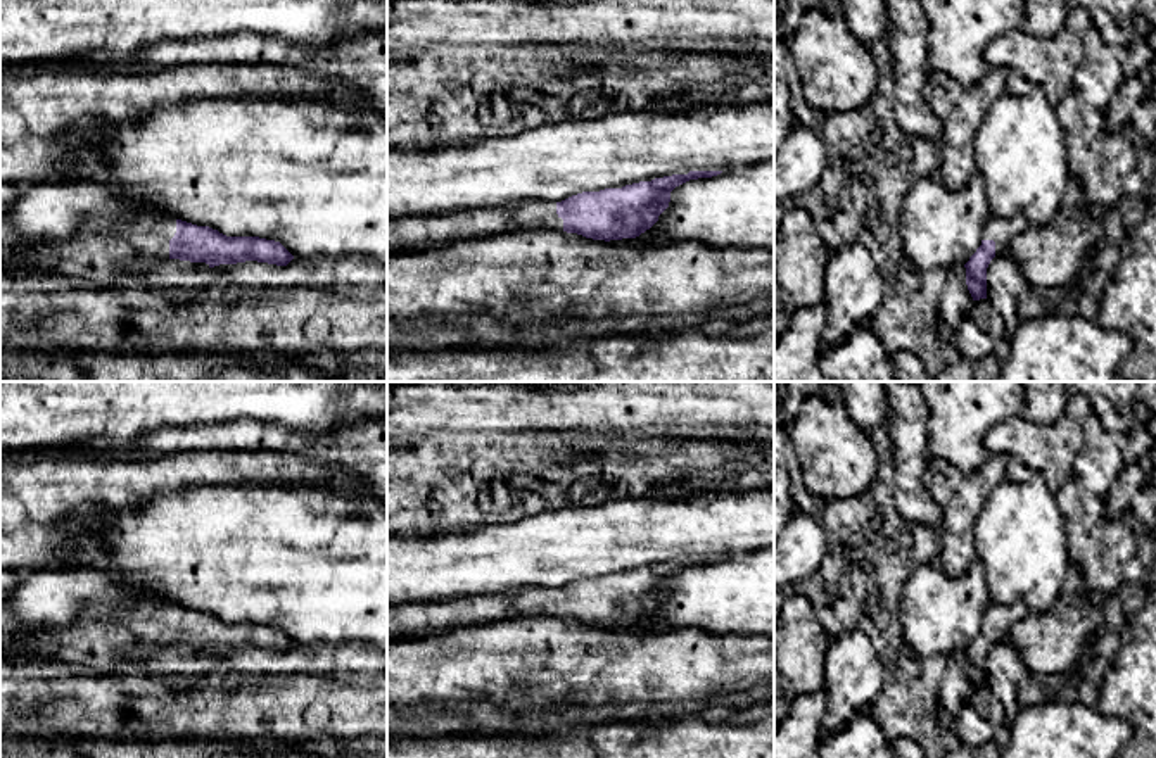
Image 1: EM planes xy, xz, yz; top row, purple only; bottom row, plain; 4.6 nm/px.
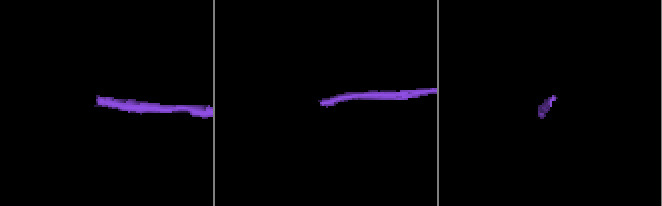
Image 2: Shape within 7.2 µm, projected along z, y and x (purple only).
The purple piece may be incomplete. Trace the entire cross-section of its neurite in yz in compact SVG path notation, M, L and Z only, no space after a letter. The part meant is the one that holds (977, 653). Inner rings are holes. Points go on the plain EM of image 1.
M1016 601L1009 606L992 603L981 623L981 632L964 651L966 672L973 687L987 685L987 654L995 642L1009 641L1011 627L1028 615L1025 601Z

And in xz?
M689 558L622 575L582 578L562 589L515 589L444 603L387 604L387 641L413 641L522 618L567 618L605 629L636 625L658 608L676 573L721 559Z

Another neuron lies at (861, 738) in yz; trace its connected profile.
M855 713L840 730L819 734L821 758L893 758L892 742L869 713Z

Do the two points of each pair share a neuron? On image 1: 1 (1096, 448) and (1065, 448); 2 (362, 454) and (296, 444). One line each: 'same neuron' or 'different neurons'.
1: different neurons
2: same neuron

